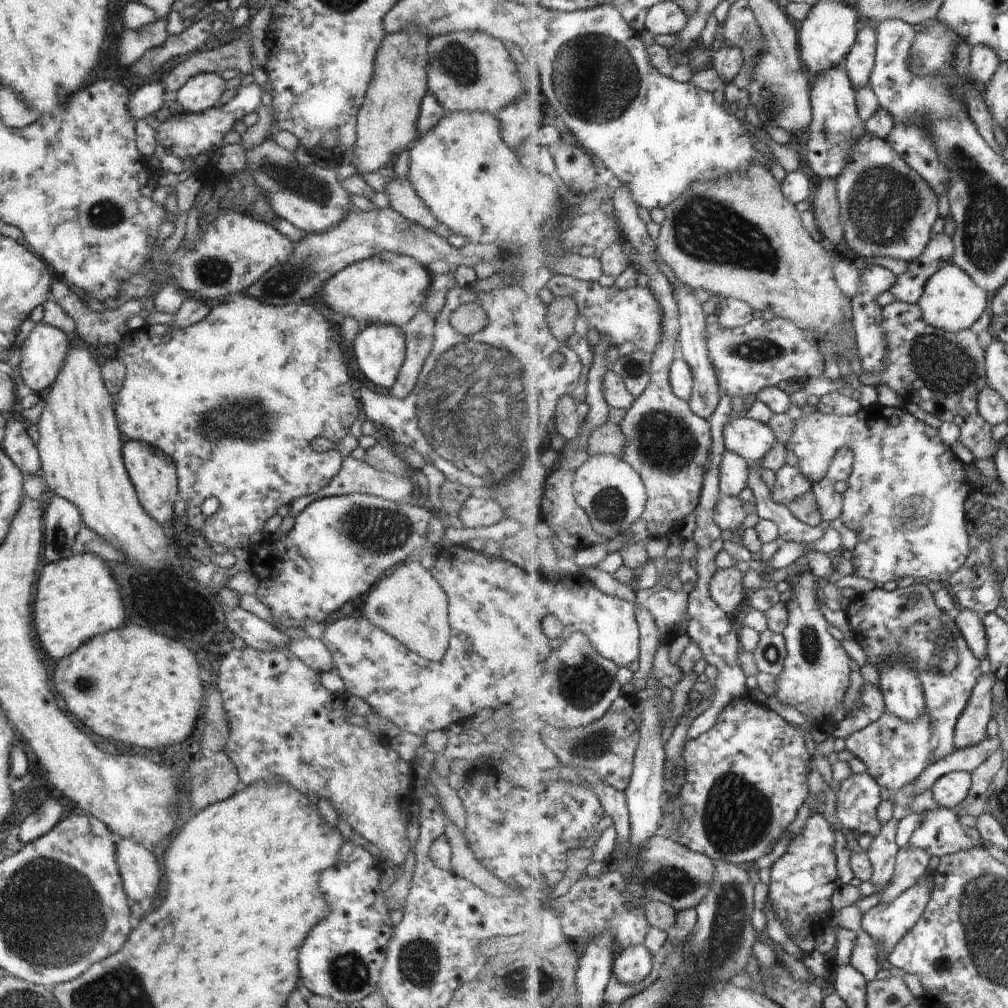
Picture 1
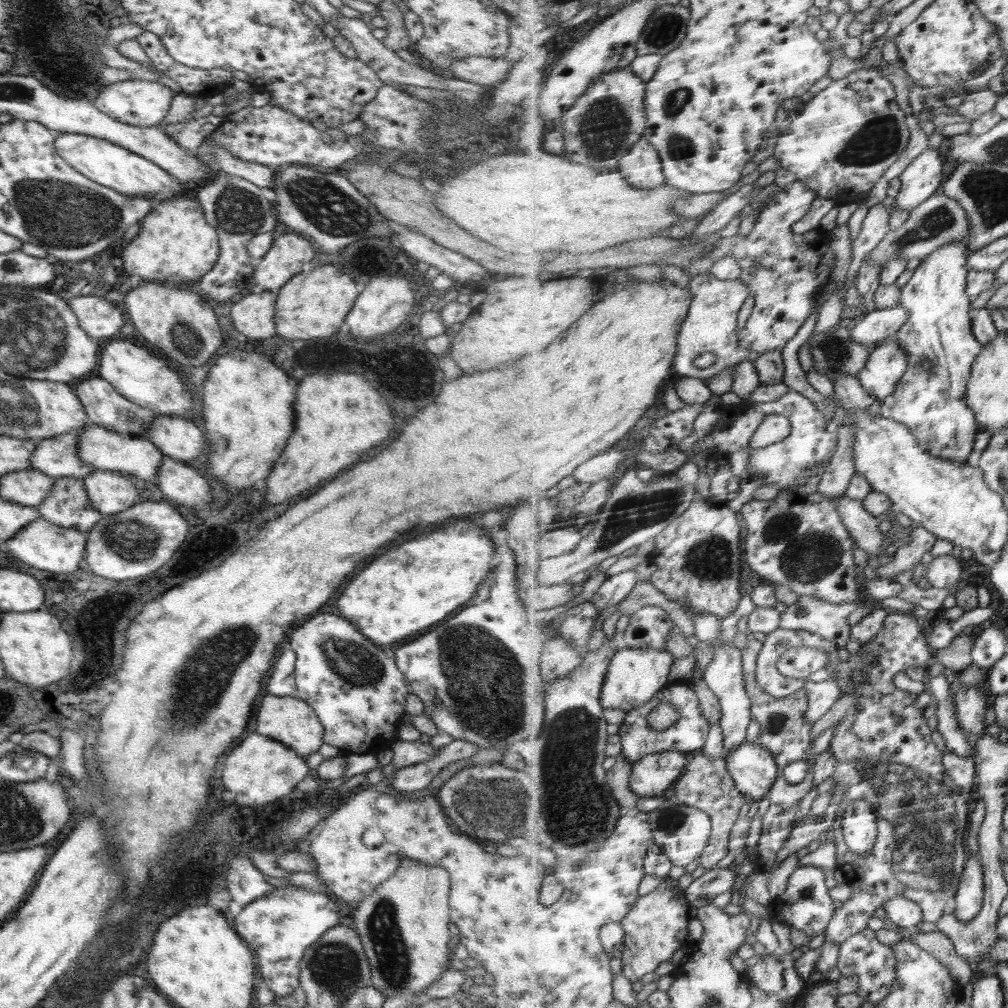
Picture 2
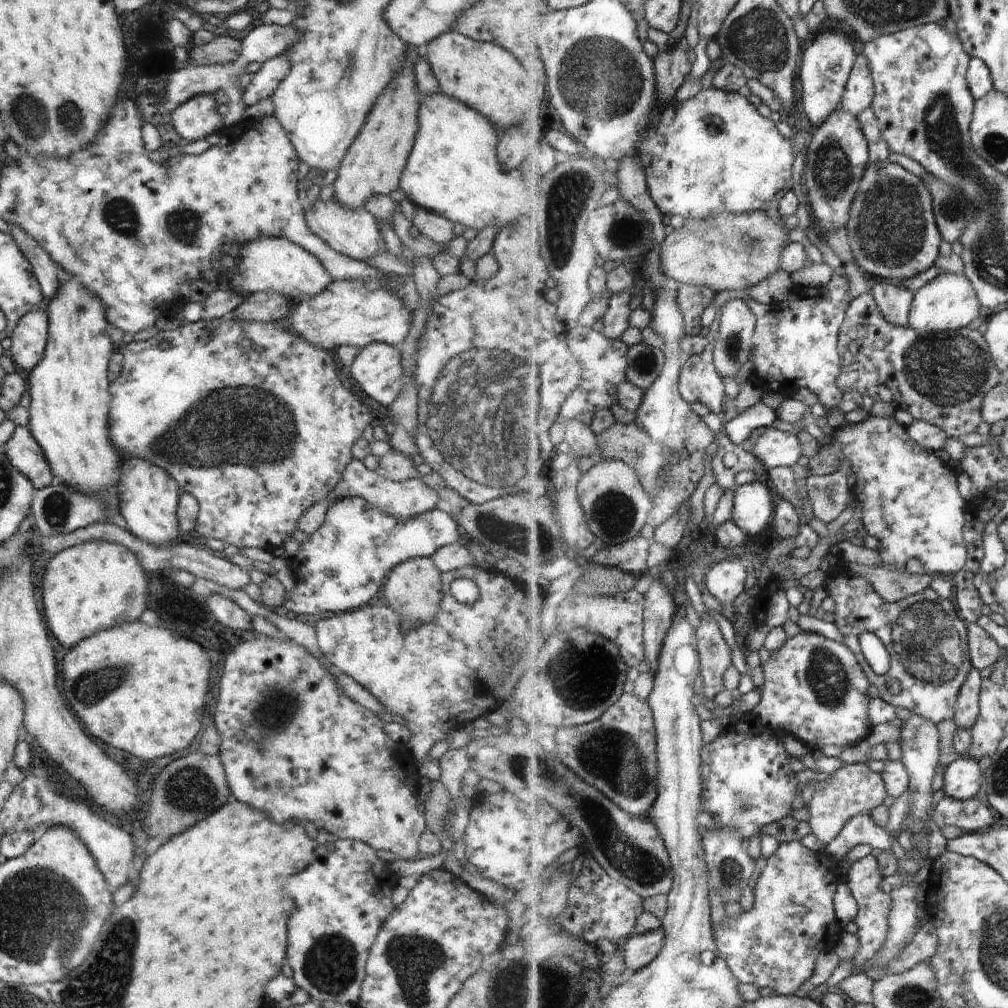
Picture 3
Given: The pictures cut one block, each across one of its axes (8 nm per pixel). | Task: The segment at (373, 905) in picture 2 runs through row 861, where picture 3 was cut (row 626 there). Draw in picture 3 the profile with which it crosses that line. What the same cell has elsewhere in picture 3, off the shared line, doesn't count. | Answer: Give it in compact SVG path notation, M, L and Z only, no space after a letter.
M411 558L388 571L385 576L384 598L388 608L400 616L400 626L404 632L414 630L422 624L430 624L438 616L442 600L441 572L428 558Z

